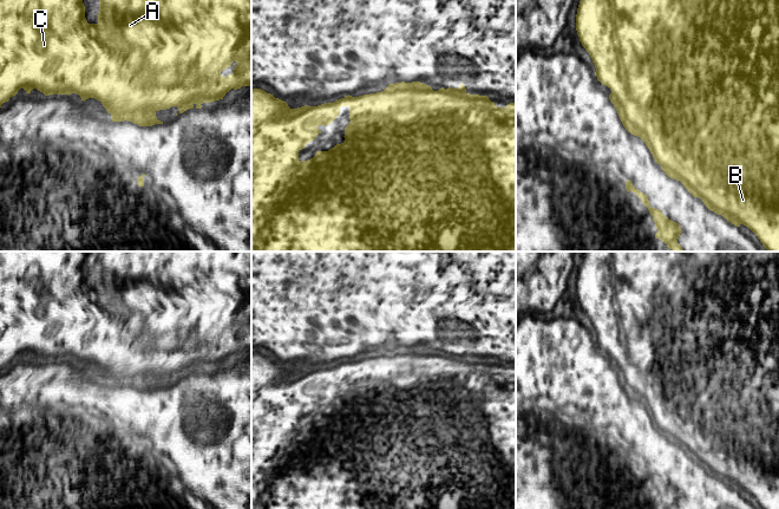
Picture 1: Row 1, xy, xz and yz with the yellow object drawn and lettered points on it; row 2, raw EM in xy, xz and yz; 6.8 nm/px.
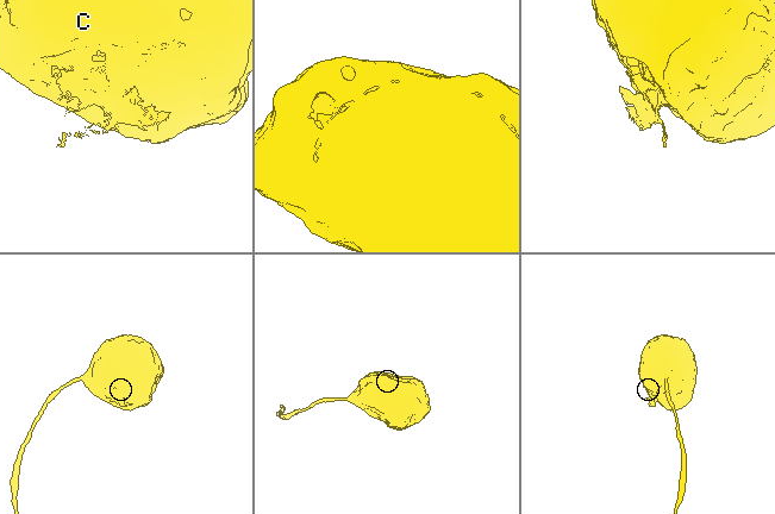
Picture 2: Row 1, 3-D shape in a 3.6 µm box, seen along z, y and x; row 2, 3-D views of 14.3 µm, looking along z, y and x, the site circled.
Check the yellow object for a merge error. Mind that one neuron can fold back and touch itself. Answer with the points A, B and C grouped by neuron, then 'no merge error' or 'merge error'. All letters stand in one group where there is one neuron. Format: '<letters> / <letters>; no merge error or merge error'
A B C; no merge error

